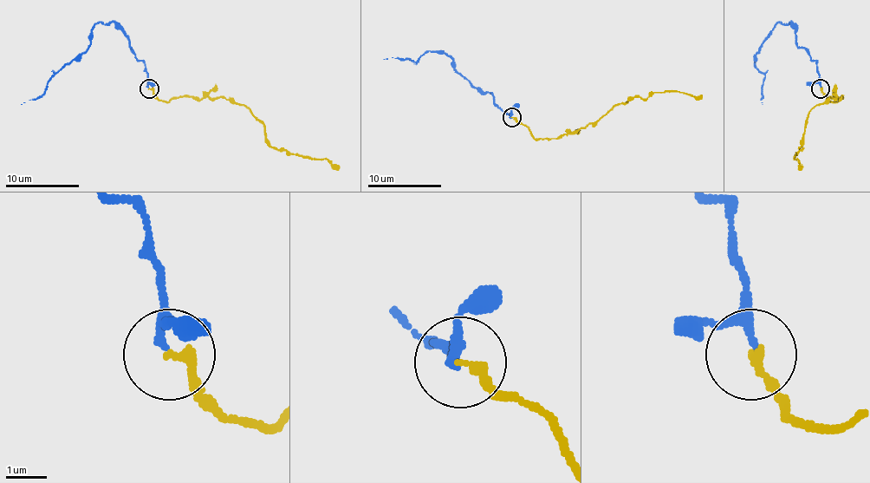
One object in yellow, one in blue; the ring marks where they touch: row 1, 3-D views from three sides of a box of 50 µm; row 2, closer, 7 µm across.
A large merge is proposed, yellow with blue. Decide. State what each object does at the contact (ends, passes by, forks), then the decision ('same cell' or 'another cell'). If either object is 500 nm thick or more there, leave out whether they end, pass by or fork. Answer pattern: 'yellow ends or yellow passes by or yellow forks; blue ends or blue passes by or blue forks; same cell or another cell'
yellow ends; blue passes by; same cell

